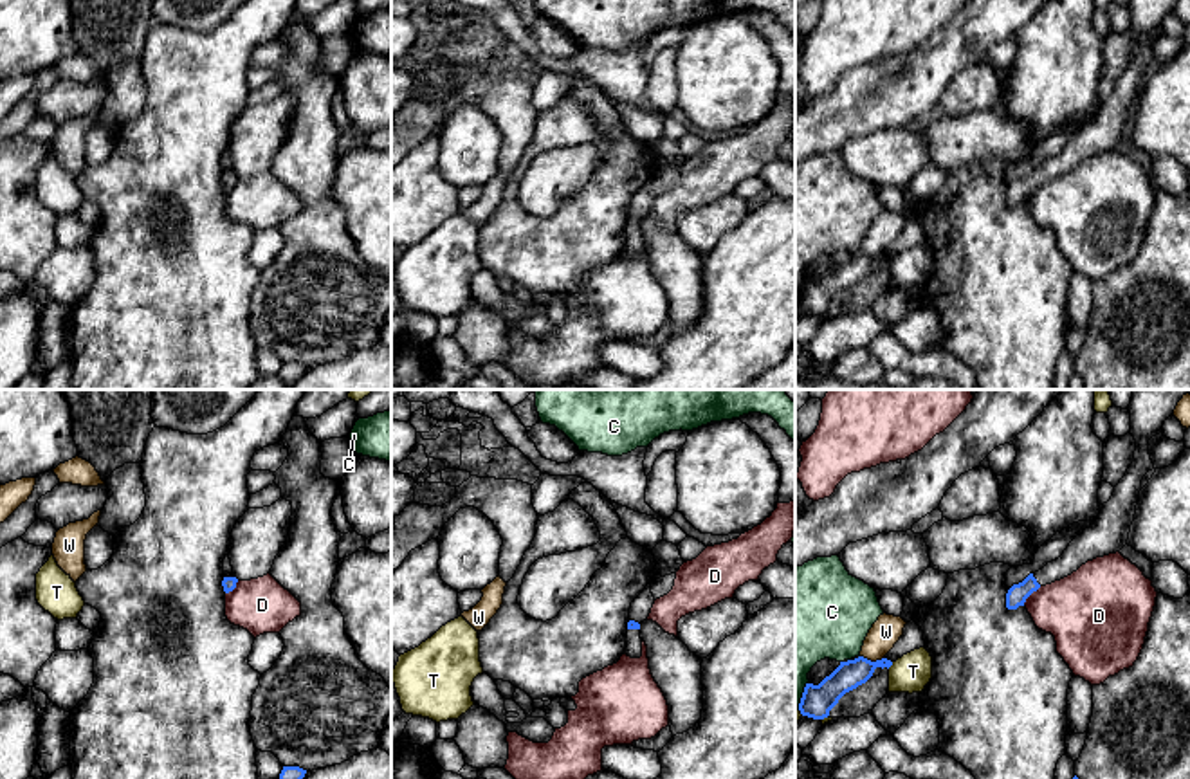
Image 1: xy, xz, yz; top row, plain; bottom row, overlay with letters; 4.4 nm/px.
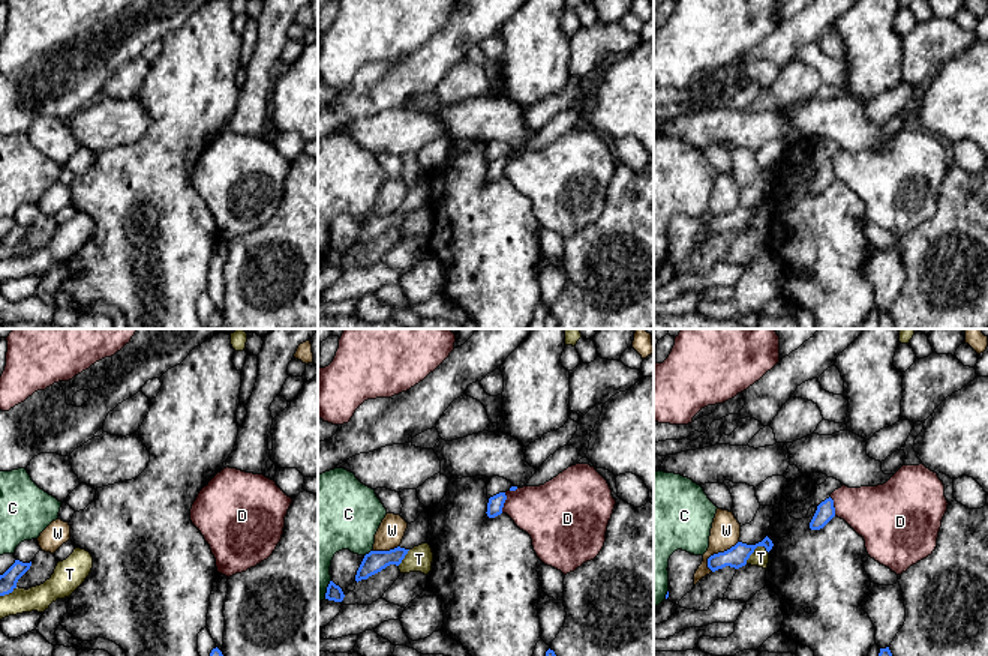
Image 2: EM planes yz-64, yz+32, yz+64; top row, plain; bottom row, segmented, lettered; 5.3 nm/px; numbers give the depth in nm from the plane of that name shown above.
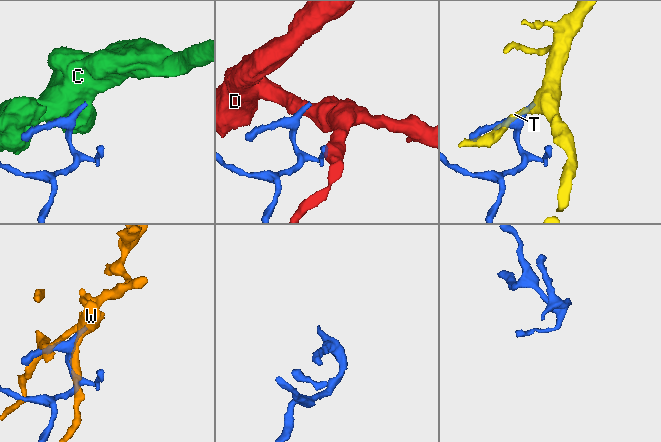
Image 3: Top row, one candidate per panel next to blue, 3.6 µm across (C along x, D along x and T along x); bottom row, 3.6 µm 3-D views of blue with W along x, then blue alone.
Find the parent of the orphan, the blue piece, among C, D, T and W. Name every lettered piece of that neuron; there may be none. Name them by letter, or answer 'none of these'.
none of these

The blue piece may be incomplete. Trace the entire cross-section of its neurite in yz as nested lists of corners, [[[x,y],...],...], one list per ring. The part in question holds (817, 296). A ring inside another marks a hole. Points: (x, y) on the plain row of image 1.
[[[864,252],[855,256],[840,258],[840,261],[826,272],[819,281],[806,280],[799,307],[802,312],[813,316],[824,316],[829,312],[829,307],[838,299],[838,296],[865,280],[876,263],[891,263],[892,258],[887,254],[871,258]]]

